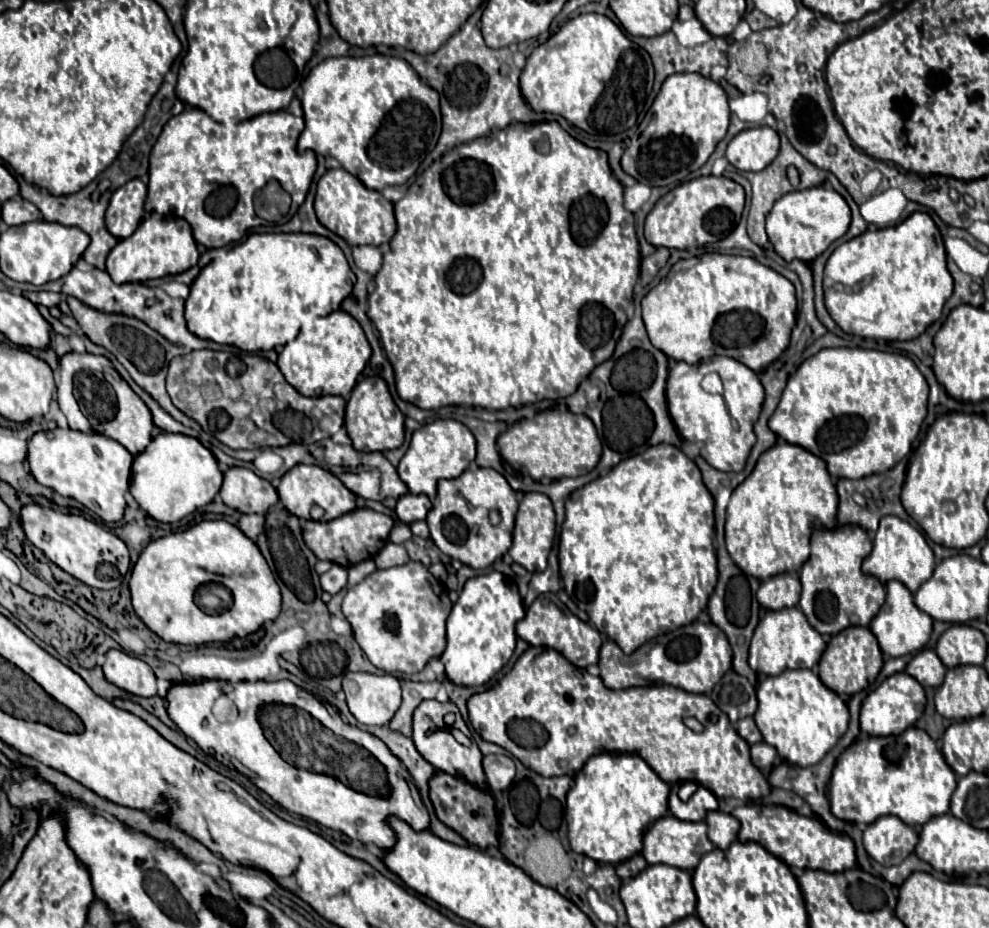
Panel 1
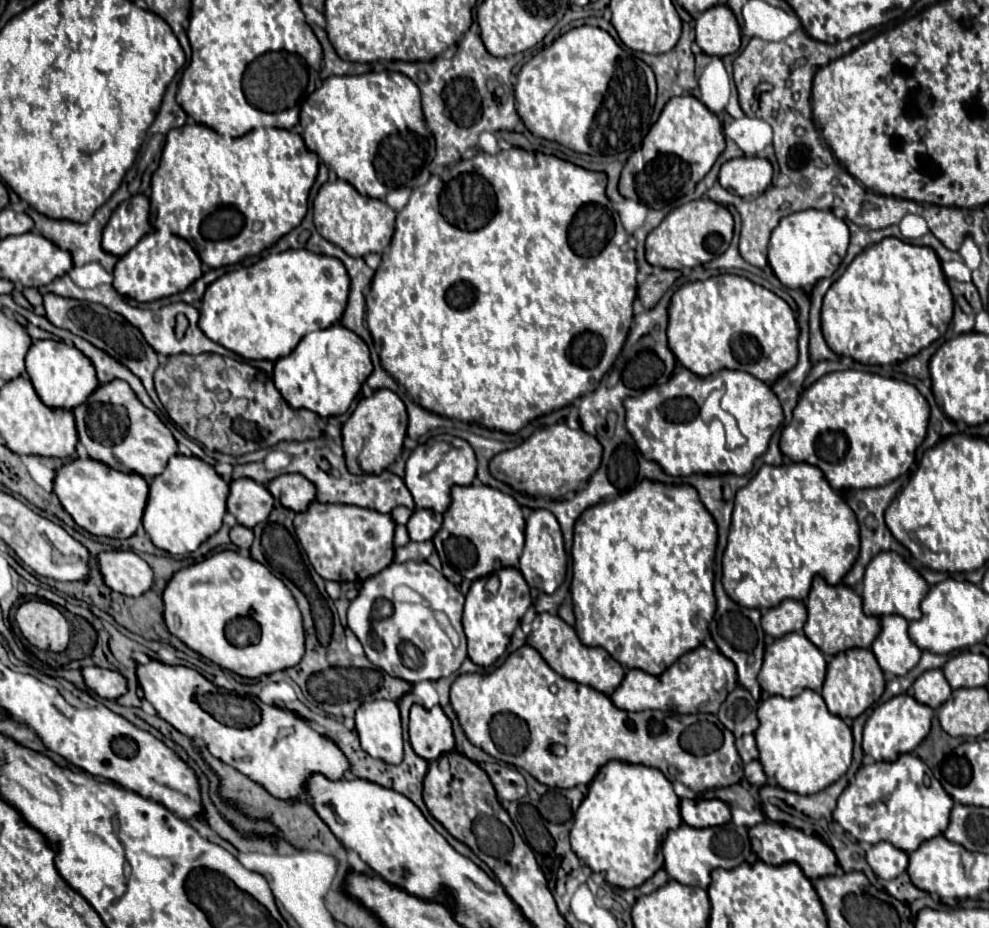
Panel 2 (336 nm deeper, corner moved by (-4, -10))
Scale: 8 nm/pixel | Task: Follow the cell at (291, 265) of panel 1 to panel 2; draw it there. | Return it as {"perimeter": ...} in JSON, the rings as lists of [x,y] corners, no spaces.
{"perimeter":[[[285,250],[279,254],[267,254],[253,266],[239,266],[233,272],[223,274],[215,280],[201,306],[199,328],[207,338],[225,346],[227,350],[247,358],[247,360],[277,360],[293,352],[295,344],[311,329],[333,326],[341,320],[349,294],[349,276],[343,264],[331,256],[319,256],[307,250]]]}

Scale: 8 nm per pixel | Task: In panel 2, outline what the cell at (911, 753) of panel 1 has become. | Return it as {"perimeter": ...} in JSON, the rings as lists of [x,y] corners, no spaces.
{"perimeter":[[[901,754],[891,764],[875,762],[871,766],[861,766],[855,780],[839,796],[833,818],[843,826],[845,832],[849,832],[859,842],[877,844],[877,842],[885,840],[903,852],[913,852],[915,848],[921,846],[921,842],[931,840],[945,832],[945,828],[949,826],[949,820],[951,820],[951,808],[953,808],[953,800],[951,800],[951,796],[947,796],[947,792],[943,792],[943,786],[931,774],[929,774],[929,780],[923,780],[923,778],[917,780],[915,778],[915,756]]]}

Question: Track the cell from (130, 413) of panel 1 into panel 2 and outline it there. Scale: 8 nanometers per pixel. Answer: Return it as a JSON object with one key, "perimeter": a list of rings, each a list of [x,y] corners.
{"perimeter":[[[123,380],[101,384],[85,404],[73,410],[73,414],[79,442],[87,448],[93,460],[103,462],[113,470],[155,478],[165,470],[169,458],[177,454],[177,440],[173,438],[171,430],[159,420],[155,412],[137,400],[131,386]]]}

